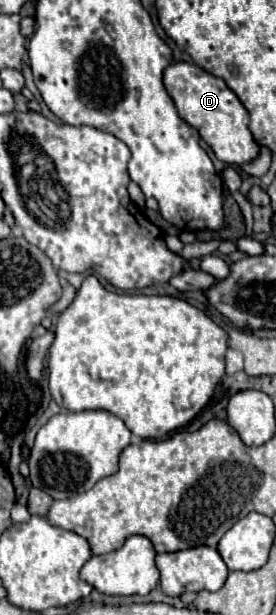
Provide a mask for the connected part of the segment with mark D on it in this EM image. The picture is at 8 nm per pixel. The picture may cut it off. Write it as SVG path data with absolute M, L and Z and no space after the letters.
M172 62L164 70L164 86L180 118L200 132L202 140L214 150L216 158L228 166L240 166L256 158L258 144L248 130L248 112L222 78L204 72L192 62Z

